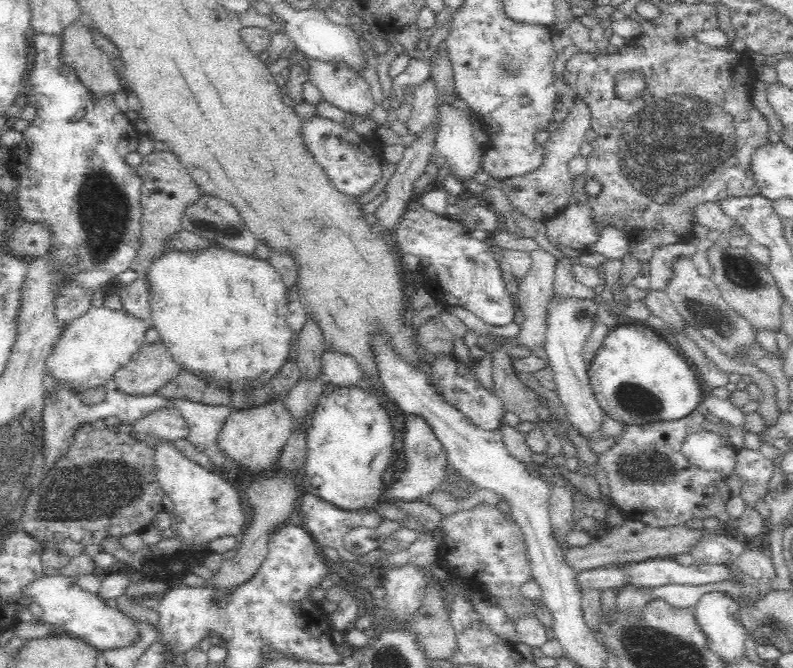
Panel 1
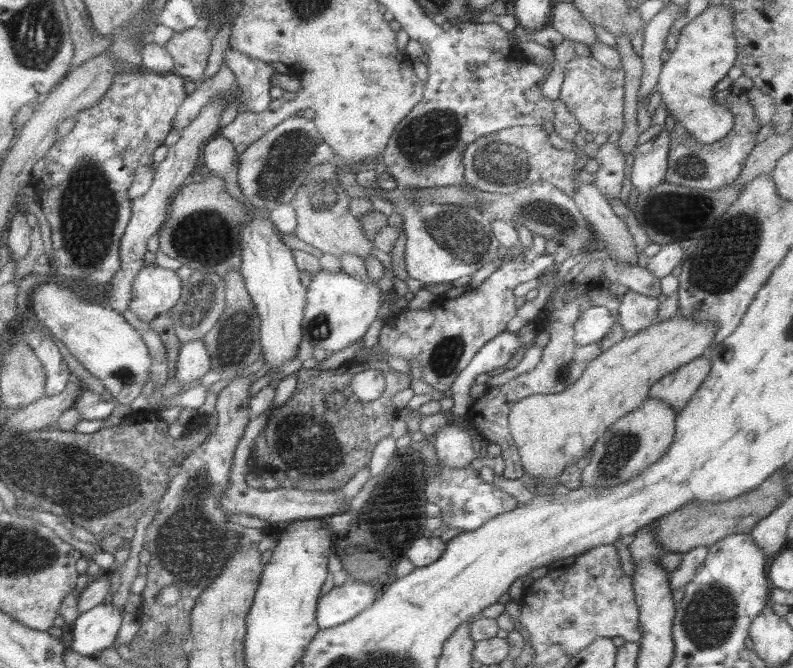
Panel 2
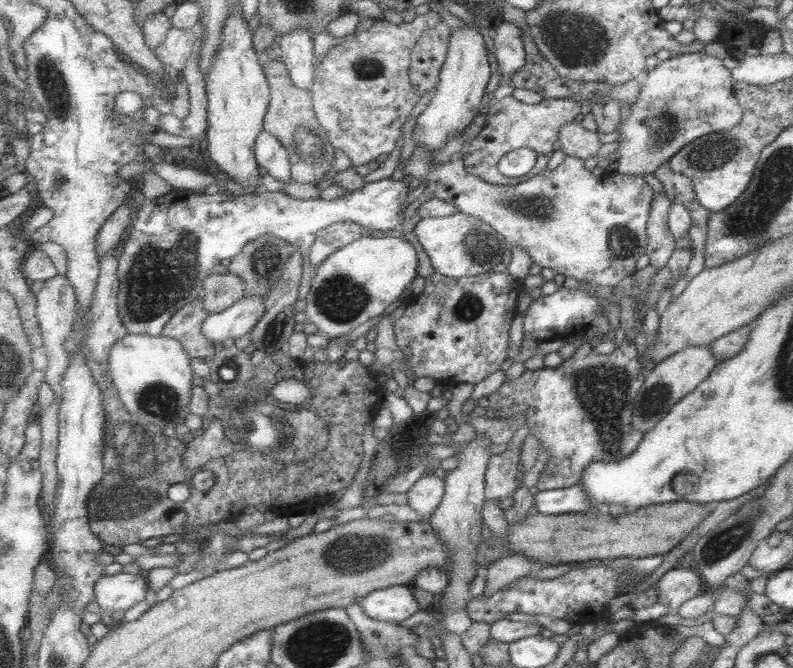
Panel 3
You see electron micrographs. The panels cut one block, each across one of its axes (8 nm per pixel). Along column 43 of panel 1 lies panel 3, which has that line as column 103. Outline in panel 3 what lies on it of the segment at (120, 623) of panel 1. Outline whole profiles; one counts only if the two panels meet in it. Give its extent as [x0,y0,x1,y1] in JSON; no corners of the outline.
[95,572,149,620]

